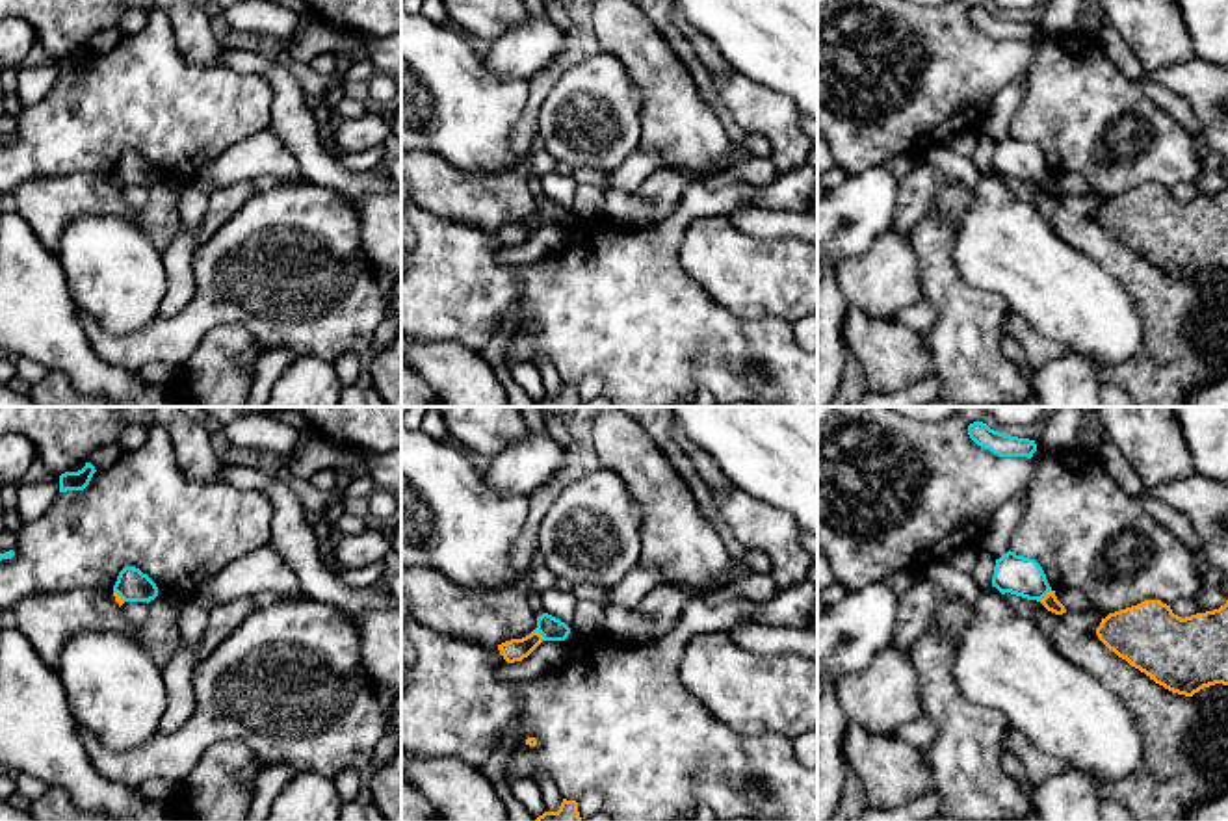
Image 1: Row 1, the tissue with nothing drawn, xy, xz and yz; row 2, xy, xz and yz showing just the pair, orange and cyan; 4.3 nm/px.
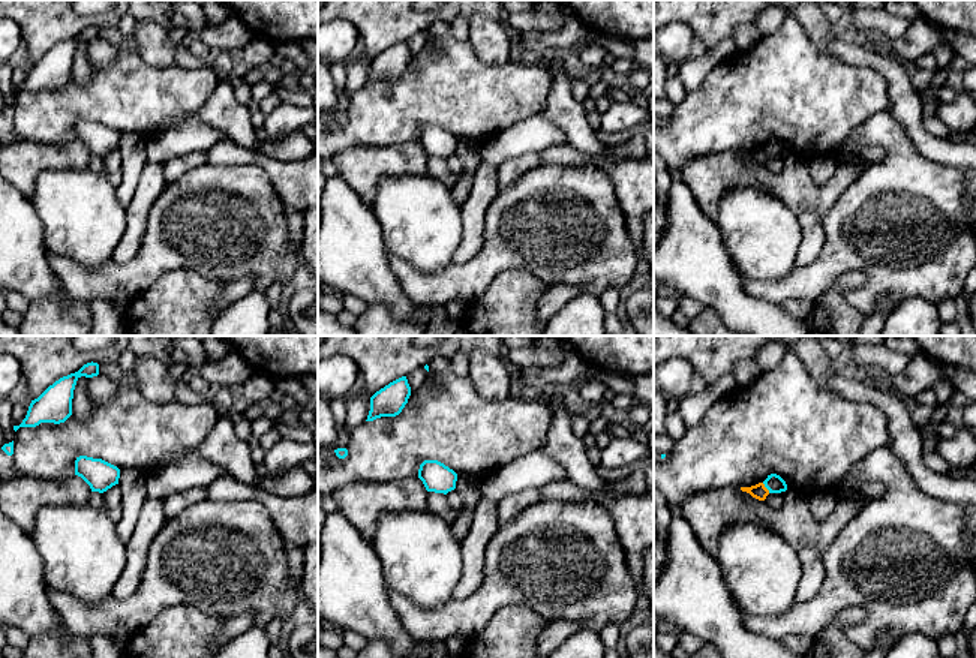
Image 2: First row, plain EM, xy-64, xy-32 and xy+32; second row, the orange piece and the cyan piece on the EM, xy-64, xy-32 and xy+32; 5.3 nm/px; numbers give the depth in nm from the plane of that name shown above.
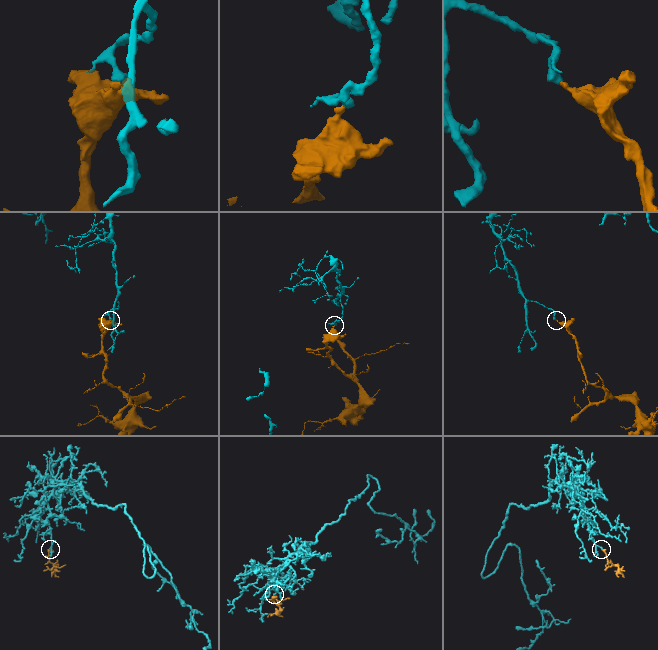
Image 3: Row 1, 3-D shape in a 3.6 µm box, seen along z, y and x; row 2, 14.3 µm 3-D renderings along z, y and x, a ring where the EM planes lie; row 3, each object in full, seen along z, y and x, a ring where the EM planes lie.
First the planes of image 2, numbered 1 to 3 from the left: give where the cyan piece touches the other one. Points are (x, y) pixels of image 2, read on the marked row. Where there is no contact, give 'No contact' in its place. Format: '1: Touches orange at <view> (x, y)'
1: No contact
2: No contact
3: Touches orange at xy+32 (765, 487)

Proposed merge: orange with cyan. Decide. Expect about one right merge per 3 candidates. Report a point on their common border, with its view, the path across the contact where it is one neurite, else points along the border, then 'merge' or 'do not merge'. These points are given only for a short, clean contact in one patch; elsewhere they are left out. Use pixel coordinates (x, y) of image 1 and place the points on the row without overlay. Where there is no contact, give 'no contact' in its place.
xz (539, 218) | along xz (534, 214), (545, 223) | do not merge

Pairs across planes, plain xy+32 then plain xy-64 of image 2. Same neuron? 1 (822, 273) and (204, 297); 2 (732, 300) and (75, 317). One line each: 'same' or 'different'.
1: different
2: different

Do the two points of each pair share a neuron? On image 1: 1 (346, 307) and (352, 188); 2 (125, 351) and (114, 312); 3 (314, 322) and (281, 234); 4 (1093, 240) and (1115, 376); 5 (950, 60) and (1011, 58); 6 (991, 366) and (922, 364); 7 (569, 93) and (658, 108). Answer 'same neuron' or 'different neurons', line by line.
1: different neurons
2: different neurons
3: same neuron
4: same neuron
5: same neuron
6: different neurons
7: different neurons

